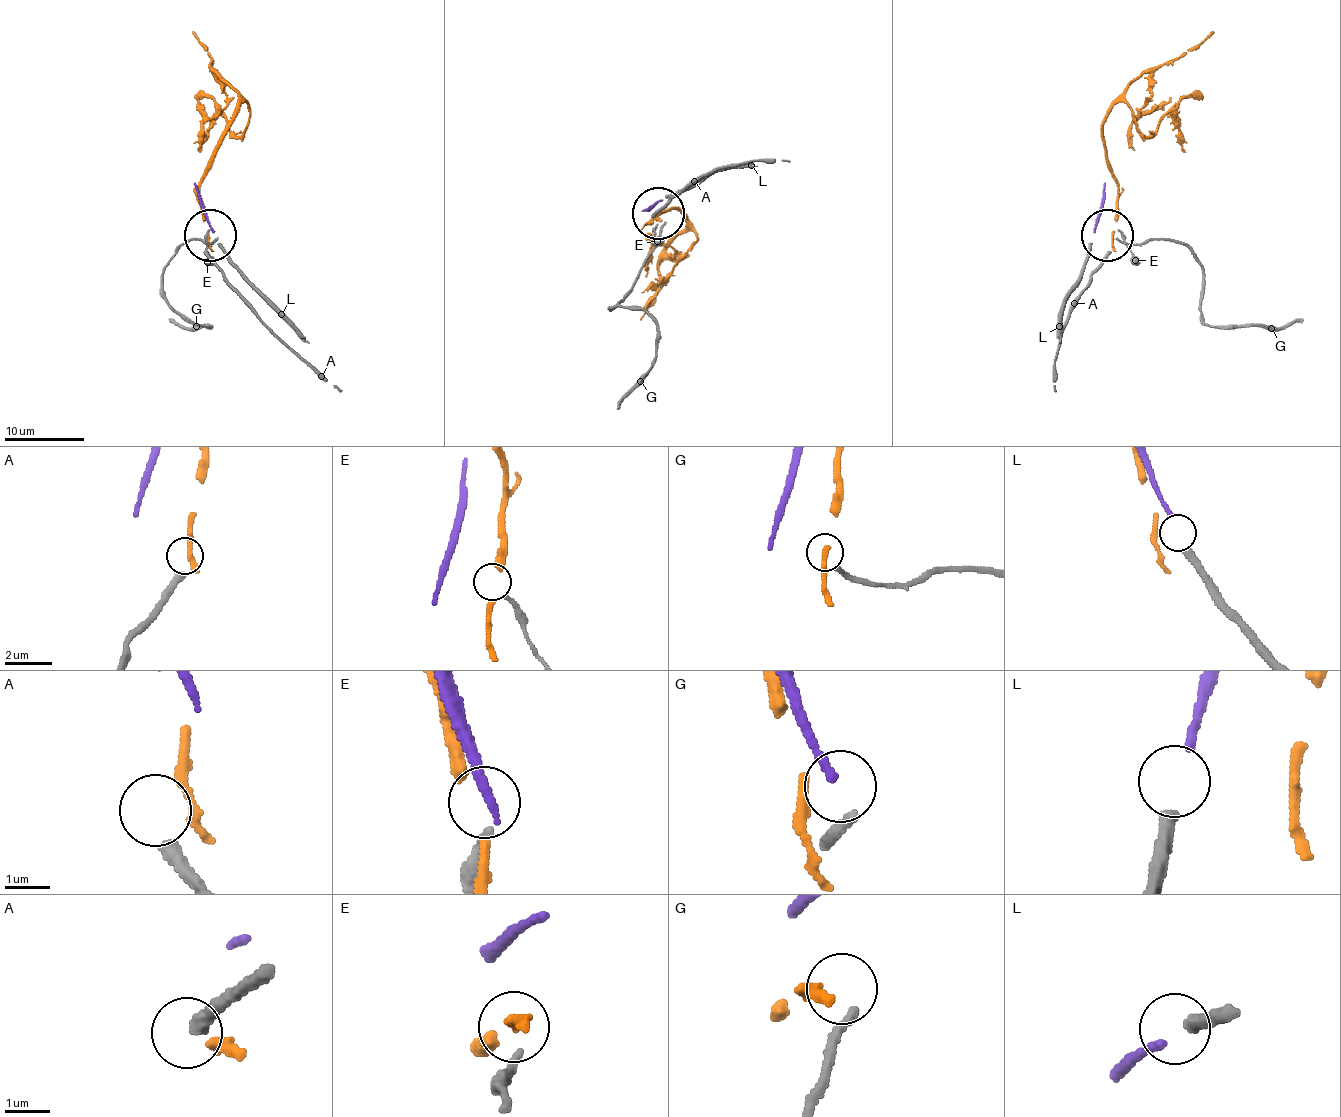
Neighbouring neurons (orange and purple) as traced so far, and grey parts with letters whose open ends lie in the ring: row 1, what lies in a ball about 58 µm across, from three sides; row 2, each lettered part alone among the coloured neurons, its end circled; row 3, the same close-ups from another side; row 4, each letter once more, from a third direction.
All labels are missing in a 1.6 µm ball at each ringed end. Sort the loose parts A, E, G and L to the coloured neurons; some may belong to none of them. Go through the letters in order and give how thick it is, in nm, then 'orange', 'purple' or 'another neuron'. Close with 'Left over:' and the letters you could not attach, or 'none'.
A: calibre 340 nm; another neuron
E: calibre 180 nm; another neuron
G: calibre 200 nm; another neuron
L: calibre 340 nm; another neuron
Left over: A, E, G, L

